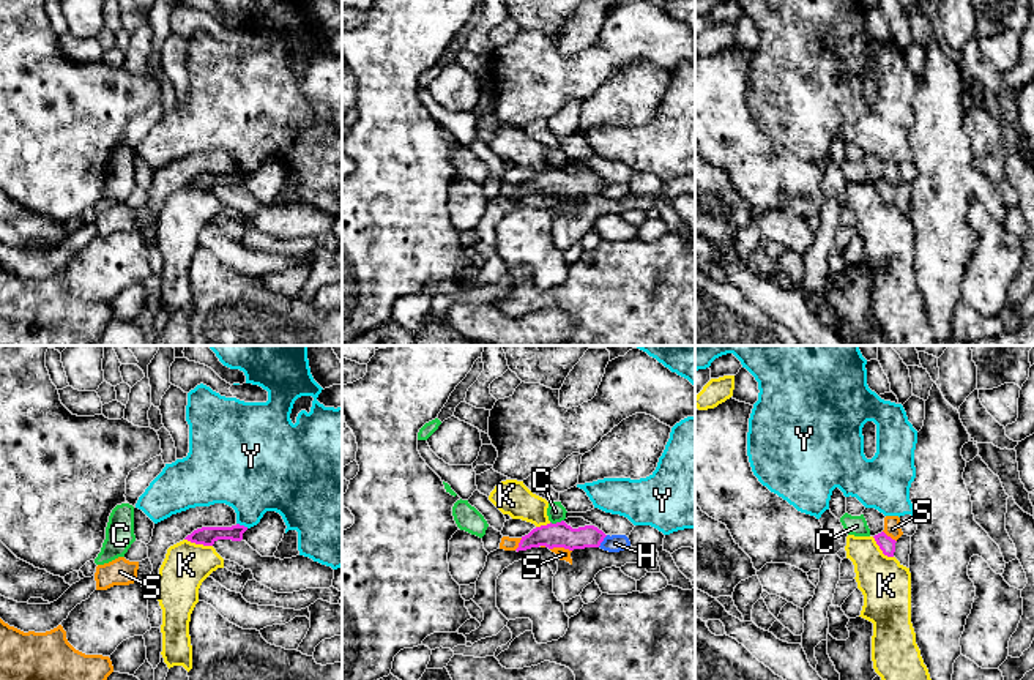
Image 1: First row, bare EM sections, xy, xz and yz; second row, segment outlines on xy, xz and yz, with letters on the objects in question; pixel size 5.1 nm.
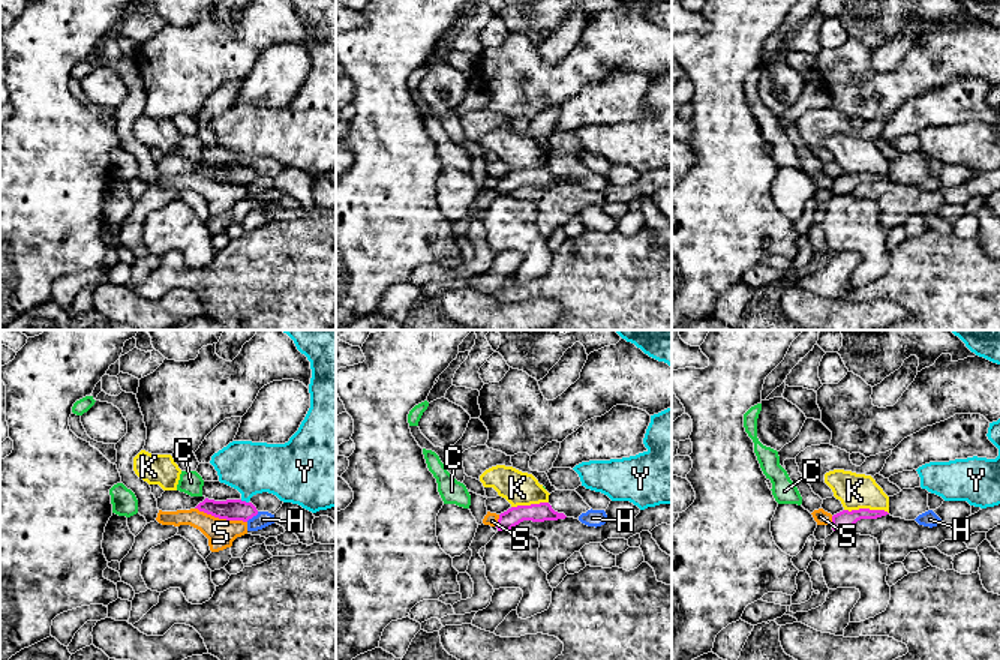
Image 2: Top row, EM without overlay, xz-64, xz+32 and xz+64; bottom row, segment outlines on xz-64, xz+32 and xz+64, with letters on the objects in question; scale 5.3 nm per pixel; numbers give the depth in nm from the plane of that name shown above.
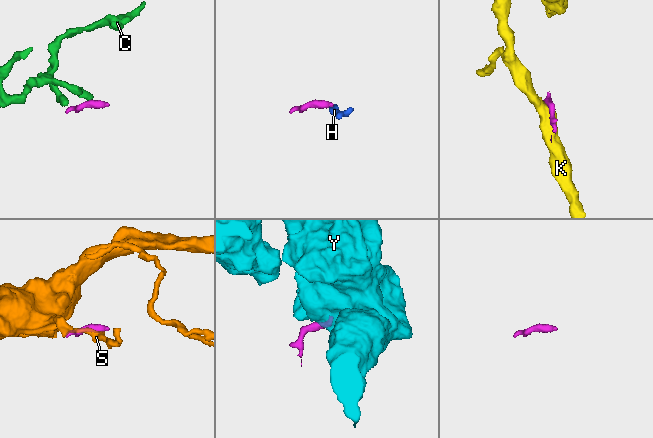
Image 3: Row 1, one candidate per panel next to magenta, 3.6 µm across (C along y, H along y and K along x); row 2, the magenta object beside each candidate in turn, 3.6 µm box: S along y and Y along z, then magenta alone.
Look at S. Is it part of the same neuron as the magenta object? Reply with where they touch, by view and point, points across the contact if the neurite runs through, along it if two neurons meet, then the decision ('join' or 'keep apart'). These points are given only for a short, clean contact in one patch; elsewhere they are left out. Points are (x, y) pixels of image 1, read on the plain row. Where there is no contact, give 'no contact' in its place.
contact xz (561, 193); keep apart

